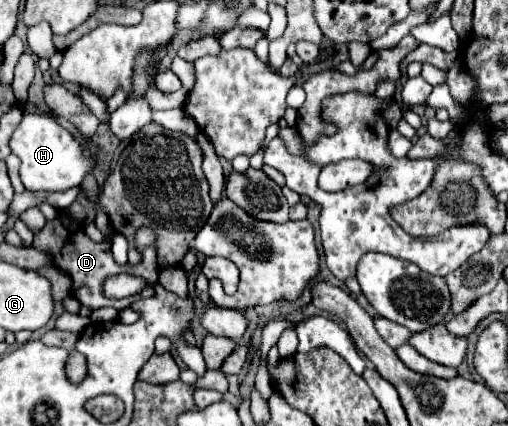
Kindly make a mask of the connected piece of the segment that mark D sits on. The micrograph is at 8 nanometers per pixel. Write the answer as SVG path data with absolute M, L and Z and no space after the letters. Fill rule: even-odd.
M58 210L56 218L54 220L48 220L46 226L34 236L34 242L32 242L32 248L46 254L52 264L68 274L72 278L72 296L86 308L90 310L96 310L96 308L102 308L102 306L112 306L116 310L122 310L122 308L128 308L132 302L140 300L140 298L150 298L154 296L154 288L148 286L144 288L140 294L134 294L134 296L128 296L128 298L122 298L122 300L108 300L102 296L102 282L104 278L112 276L112 274L120 274L120 272L128 272L128 274L136 274L136 276L142 276L148 280L148 284L154 284L156 282L156 276L158 276L158 260L156 260L156 252L152 250L152 242L154 242L154 236L150 238L150 242L146 244L146 254L142 258L140 264L132 266L132 264L116 264L114 258L112 258L112 244L108 240L102 240L102 242L92 242L86 232L84 232L84 224L74 220L68 210Z

